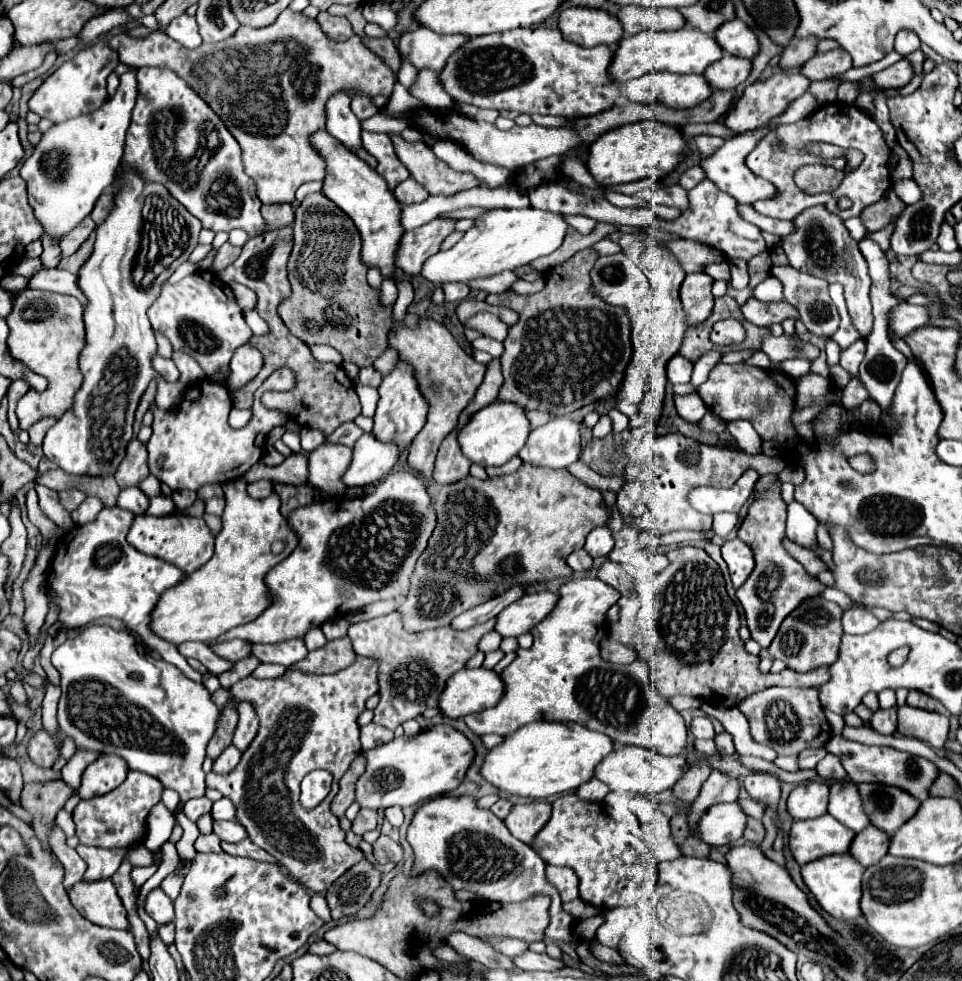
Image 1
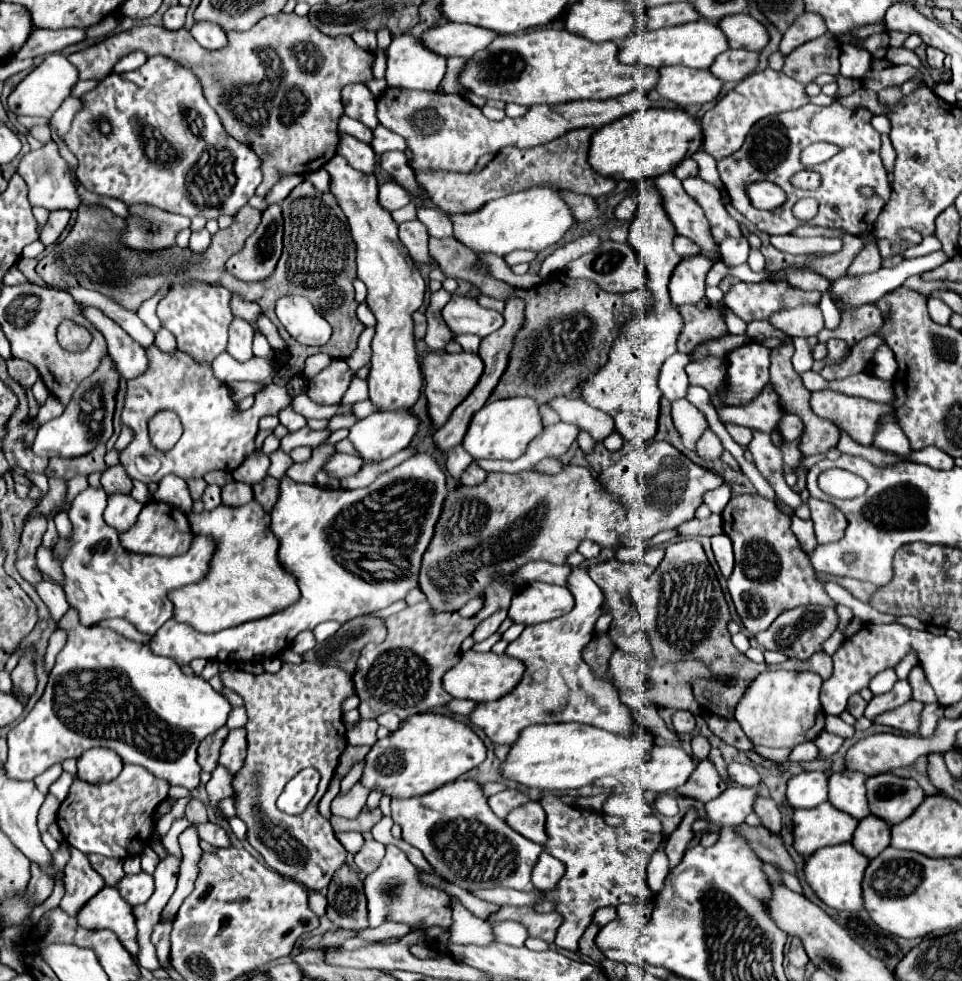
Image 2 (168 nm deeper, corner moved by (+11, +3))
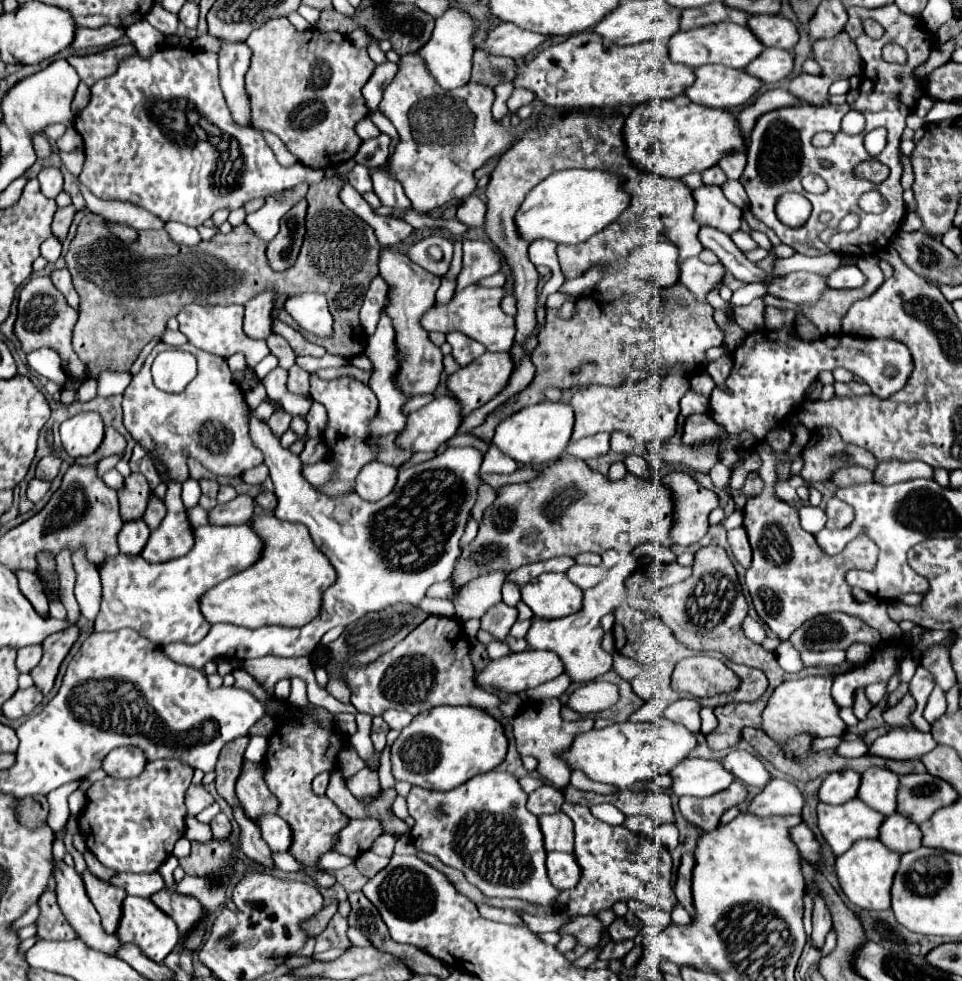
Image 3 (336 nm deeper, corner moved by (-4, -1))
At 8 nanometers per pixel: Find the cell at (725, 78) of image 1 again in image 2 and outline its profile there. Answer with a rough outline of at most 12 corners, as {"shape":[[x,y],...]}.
{"shape":[[728,49],[710,67],[724,81],[742,81],[758,67],[760,53]]}

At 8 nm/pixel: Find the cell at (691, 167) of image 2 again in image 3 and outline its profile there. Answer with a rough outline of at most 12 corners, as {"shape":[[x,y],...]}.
{"shape":[[717,165],[701,173],[705,185],[723,185],[727,181]]}

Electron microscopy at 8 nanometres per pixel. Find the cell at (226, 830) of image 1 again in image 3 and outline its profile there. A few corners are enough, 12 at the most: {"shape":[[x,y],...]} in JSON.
{"shape":[[203,787],[187,789],[187,817],[213,805],[211,793]]}

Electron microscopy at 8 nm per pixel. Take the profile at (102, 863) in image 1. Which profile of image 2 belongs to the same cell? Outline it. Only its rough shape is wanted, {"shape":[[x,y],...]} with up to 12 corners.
{"shape":[[70,847],[60,909],[70,917],[100,891],[104,879]]}

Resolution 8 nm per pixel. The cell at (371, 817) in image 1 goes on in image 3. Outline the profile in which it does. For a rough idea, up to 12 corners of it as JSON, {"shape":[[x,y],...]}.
{"shape":[[367,767],[347,781],[357,801],[379,795],[379,777]]}

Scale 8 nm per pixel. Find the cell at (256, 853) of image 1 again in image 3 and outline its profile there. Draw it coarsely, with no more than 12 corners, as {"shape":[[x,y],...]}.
{"shape":[[225,813],[211,821],[213,839],[231,835],[231,821]]}

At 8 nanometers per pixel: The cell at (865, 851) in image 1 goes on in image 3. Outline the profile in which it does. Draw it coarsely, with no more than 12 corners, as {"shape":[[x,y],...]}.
{"shape":[[893,813],[879,829],[879,841],[903,855],[921,847],[921,831]]}

